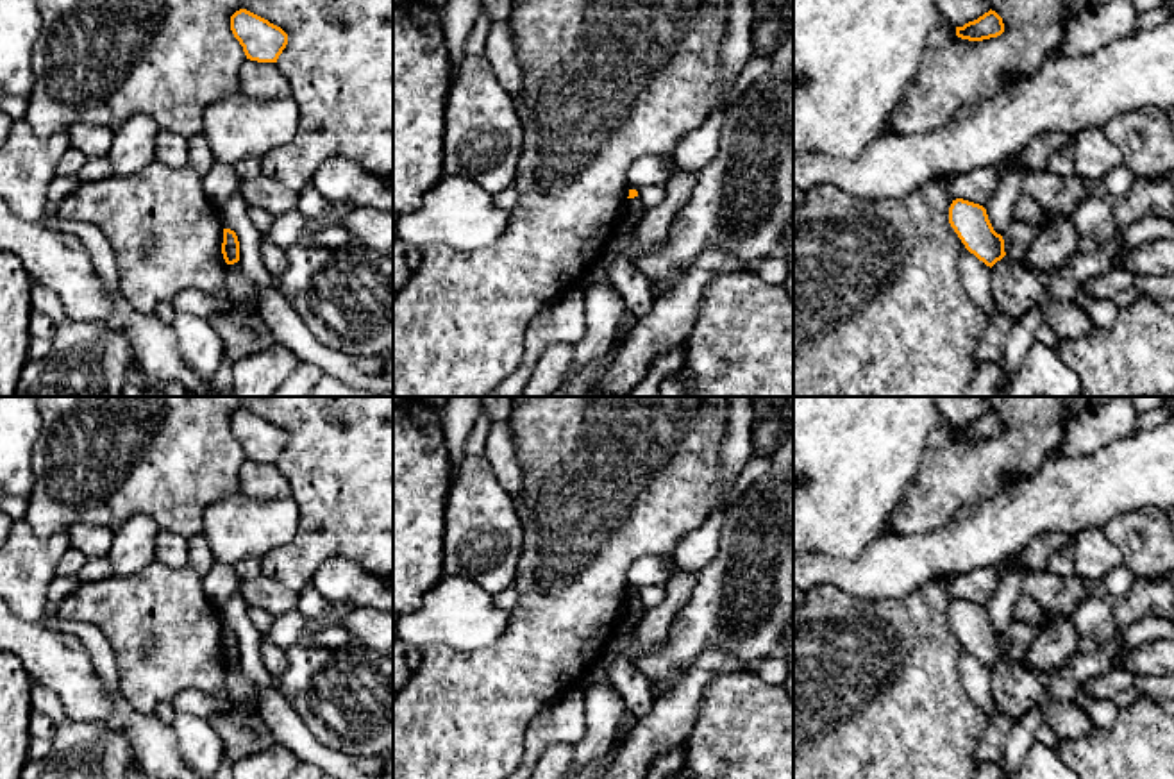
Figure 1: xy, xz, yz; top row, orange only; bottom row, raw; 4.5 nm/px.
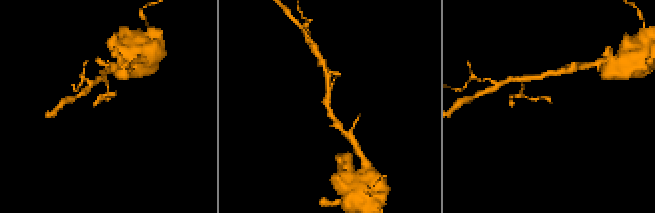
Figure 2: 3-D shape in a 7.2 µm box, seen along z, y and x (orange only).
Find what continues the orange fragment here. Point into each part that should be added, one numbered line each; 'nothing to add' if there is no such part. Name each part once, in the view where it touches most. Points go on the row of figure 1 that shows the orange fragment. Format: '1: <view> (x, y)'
nothing to add

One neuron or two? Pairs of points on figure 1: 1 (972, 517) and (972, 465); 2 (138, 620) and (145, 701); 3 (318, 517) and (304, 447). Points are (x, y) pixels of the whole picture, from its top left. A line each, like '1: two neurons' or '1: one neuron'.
1: two neurons
2: one neuron
3: one neuron

